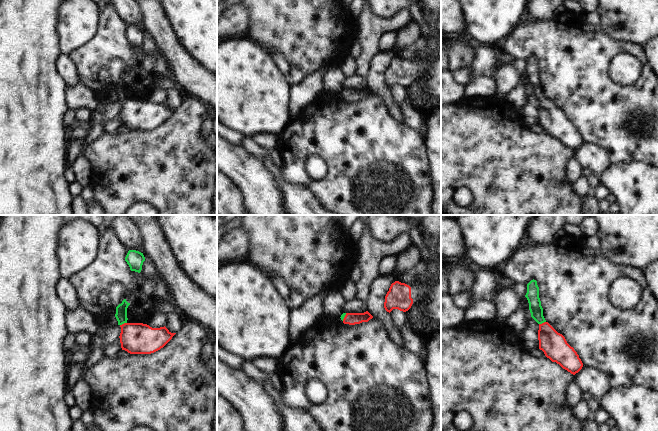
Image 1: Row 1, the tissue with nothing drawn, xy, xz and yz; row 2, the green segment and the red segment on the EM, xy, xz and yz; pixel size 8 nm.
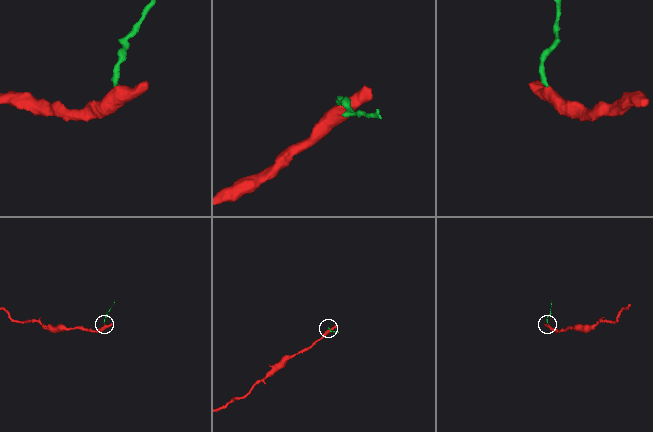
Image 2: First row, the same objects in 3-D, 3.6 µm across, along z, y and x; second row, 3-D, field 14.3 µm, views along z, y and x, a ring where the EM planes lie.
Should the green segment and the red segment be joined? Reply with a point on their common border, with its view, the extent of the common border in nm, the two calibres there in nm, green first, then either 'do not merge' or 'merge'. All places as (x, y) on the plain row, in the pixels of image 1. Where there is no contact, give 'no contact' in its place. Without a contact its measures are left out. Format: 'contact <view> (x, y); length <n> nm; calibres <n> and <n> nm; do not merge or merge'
contact xy (123, 99); length 60 nm; calibres 100 and 260 nm; merge

